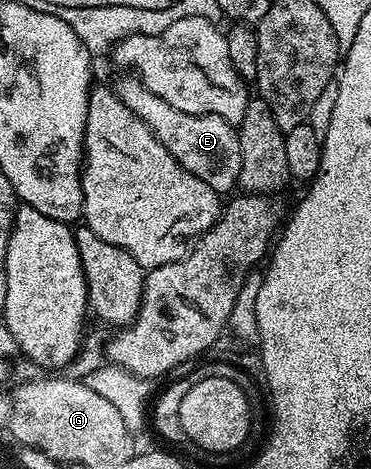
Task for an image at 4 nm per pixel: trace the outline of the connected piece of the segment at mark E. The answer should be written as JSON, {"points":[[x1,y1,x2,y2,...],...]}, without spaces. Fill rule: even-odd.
{"points":[[135,75,121,76,124,77,114,84,116,97,126,102,126,106,130,106,130,110,134,110,134,114,138,114,146,126,150,126,158,142,162,142,162,146,166,146,166,150,170,150,170,154,174,154,176,161,190,170,194,178,202,178,202,182,206,182,206,186,215,192,231,193,231,188,235,189,240,179,240,143,236,137,236,128,217,116,195,116,174,110,170,102,162,102,158,94,146,90,144,83,136,79]]}

